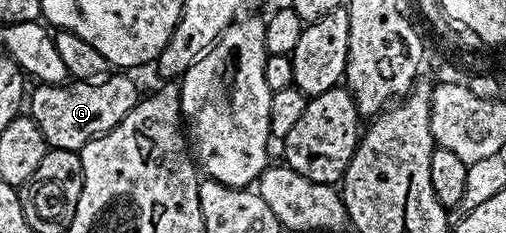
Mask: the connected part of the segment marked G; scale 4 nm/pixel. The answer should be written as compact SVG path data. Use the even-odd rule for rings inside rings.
M111 72L106 75L102 80L96 80L94 82L80 82L78 80L68 80L62 84L39 84L34 88L35 91L30 91L29 94L29 116L34 122L37 124L39 128L41 128L41 136L46 140L48 147L52 150L77 150L80 151L83 149L85 144L89 144L89 140L93 140L94 138L98 138L100 134L107 134L111 129L114 128L117 124L121 124L121 120L125 120L125 116L135 105L138 104L141 91L135 87L135 82L130 78L130 73L127 72Z

